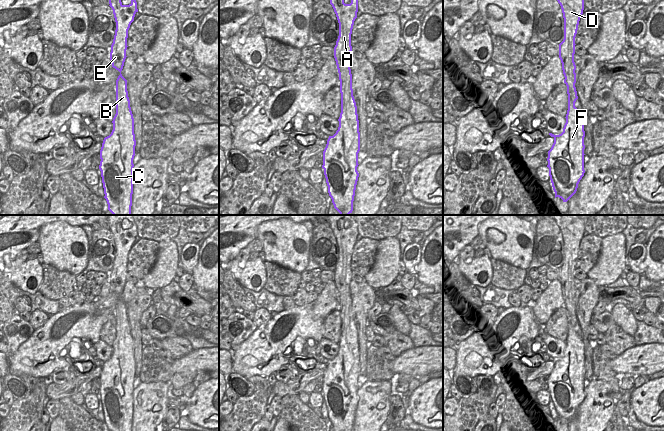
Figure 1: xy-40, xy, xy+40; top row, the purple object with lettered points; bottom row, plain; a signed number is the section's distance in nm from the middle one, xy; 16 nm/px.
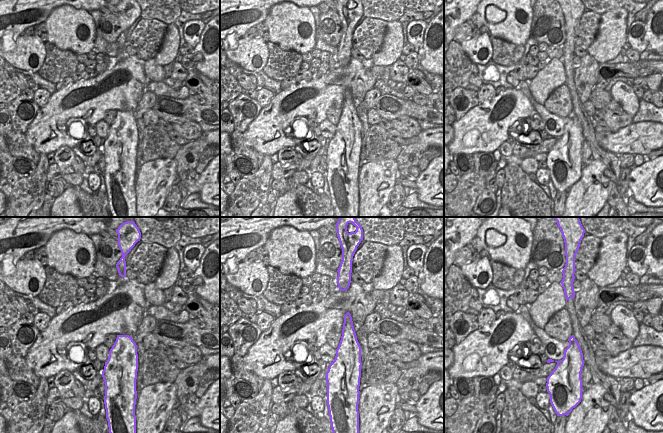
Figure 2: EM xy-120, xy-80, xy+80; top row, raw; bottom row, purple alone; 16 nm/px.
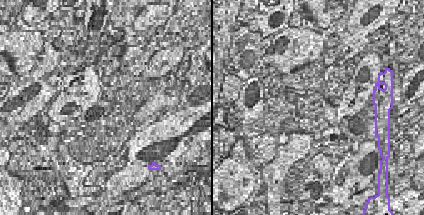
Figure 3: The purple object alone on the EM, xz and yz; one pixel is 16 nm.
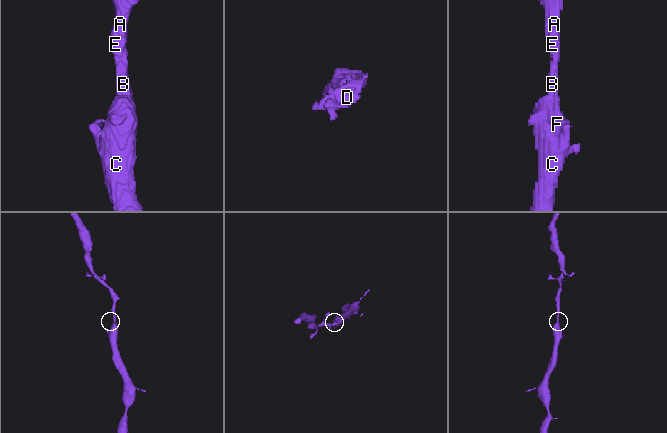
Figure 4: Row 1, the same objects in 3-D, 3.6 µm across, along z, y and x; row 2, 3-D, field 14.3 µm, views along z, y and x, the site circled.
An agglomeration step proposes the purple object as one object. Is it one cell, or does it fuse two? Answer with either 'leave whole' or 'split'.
leave whole

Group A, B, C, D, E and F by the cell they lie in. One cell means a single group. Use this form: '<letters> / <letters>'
A B C D E F

